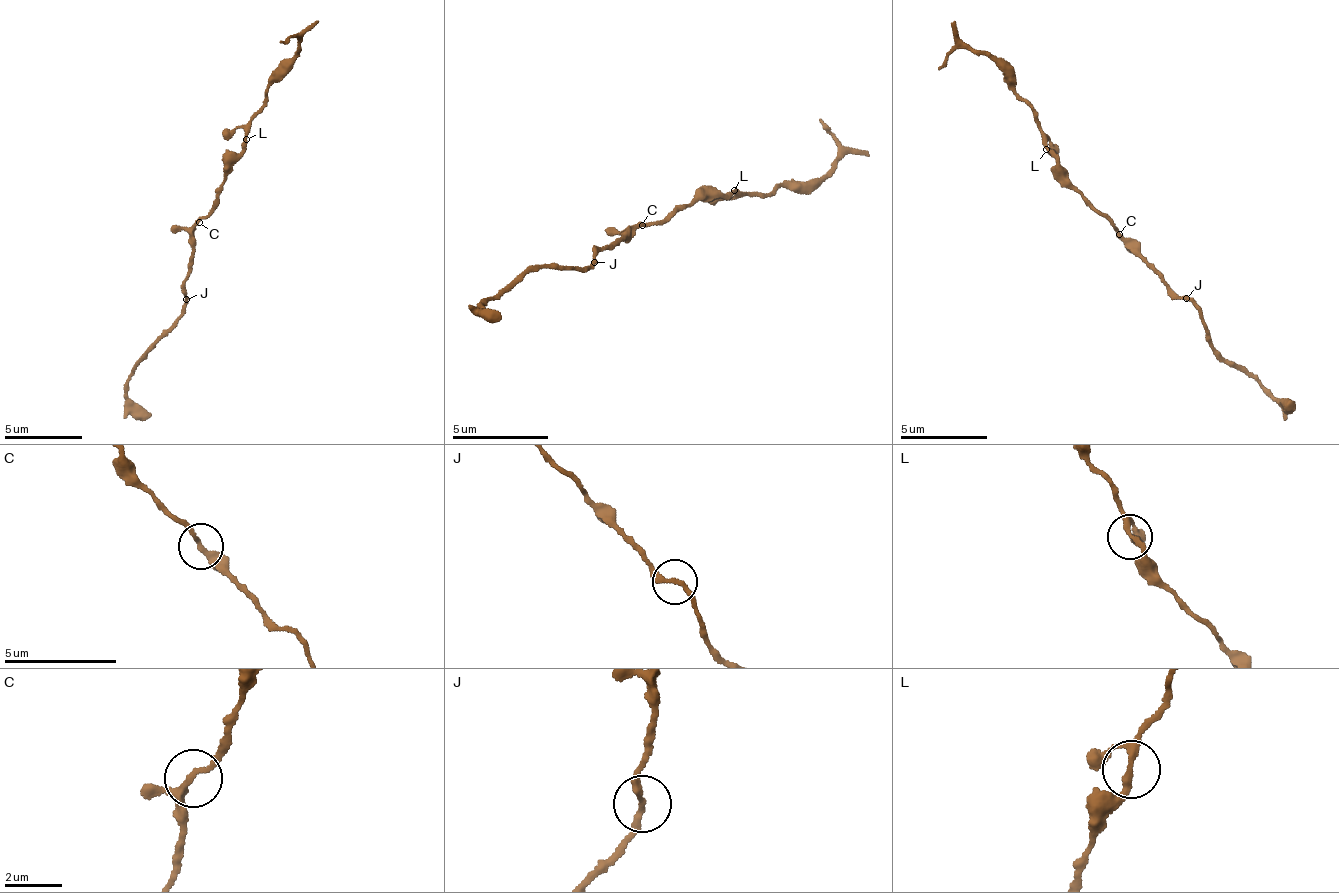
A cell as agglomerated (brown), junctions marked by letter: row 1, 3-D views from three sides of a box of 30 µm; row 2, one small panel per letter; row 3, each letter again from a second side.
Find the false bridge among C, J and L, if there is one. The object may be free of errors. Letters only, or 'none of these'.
none of these

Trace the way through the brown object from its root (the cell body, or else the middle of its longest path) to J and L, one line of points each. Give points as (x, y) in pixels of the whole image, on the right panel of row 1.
J: (1113, 227), (1129, 248), (1185, 300)
L: (1113, 227), (1065, 175), (1058, 158), (1047, 148)

